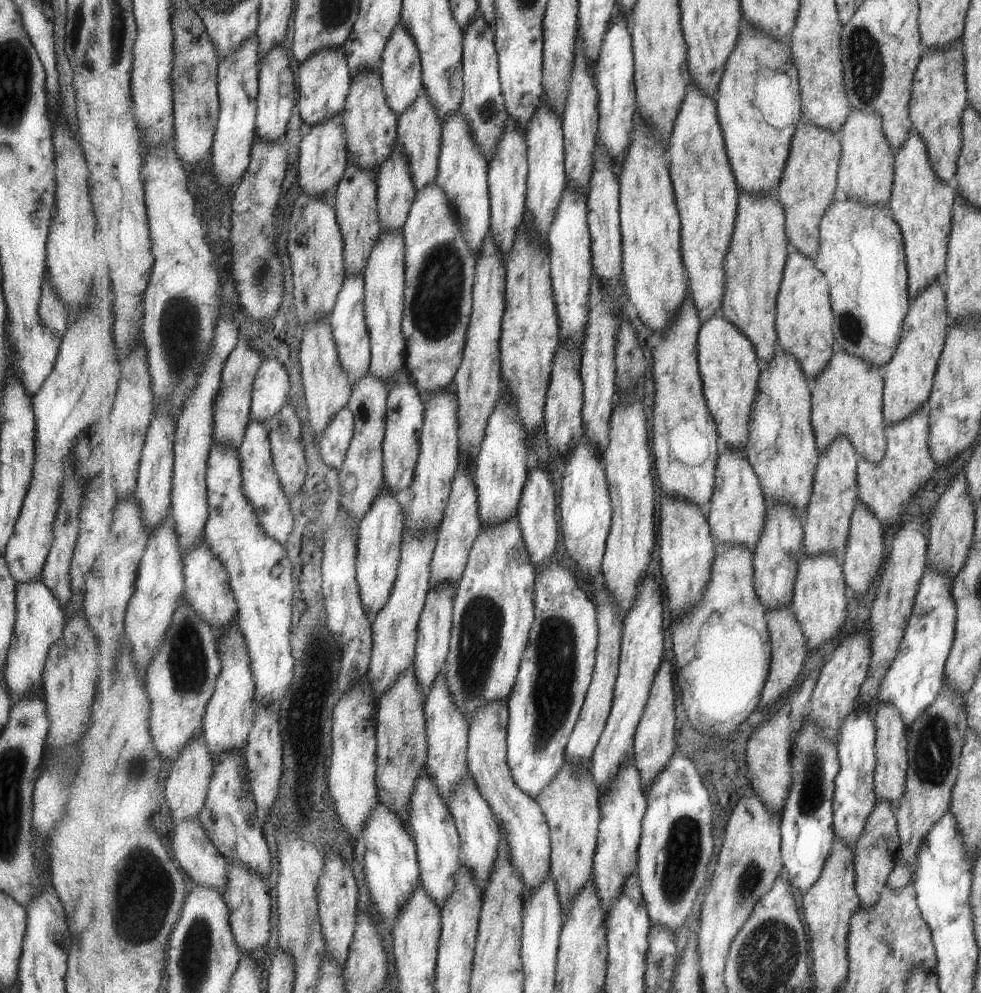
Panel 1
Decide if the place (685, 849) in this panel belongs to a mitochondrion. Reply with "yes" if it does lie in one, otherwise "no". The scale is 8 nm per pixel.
yes

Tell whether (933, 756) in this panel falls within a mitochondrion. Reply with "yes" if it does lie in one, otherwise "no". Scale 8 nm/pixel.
yes

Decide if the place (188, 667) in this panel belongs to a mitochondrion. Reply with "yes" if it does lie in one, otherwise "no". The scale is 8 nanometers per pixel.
yes

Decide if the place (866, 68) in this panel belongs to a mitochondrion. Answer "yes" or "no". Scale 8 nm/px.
yes

